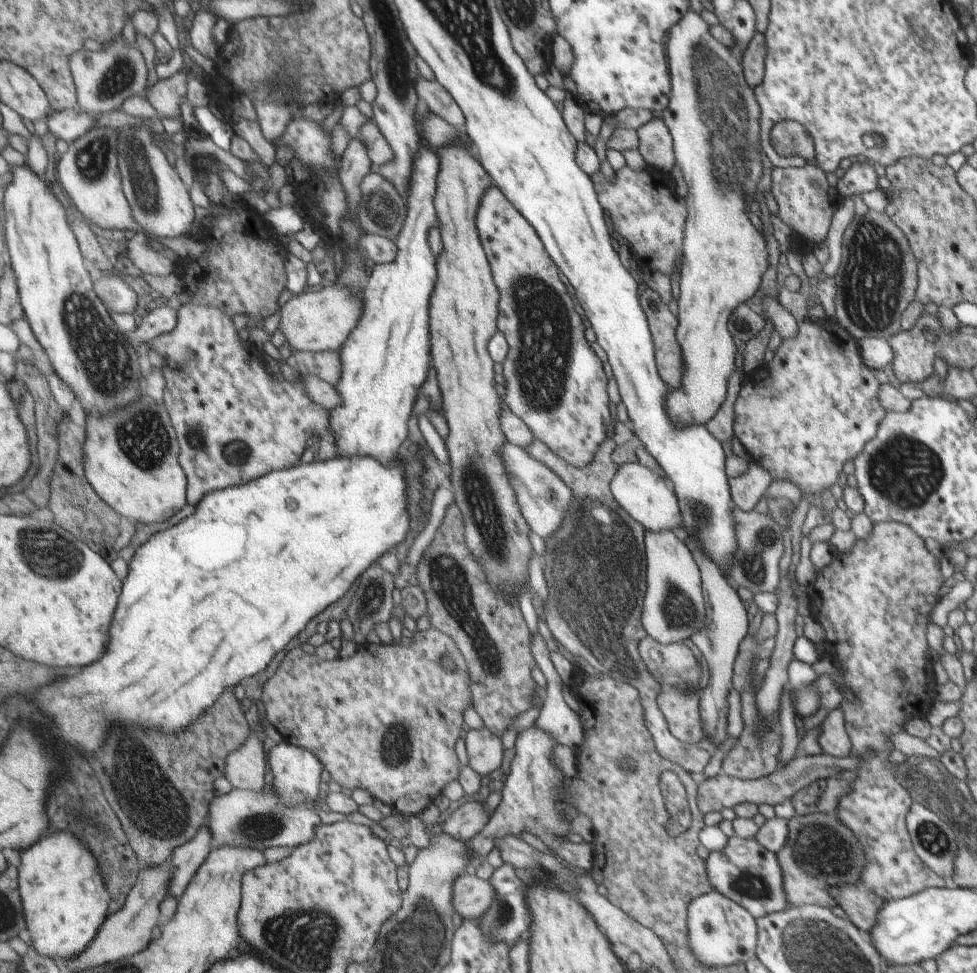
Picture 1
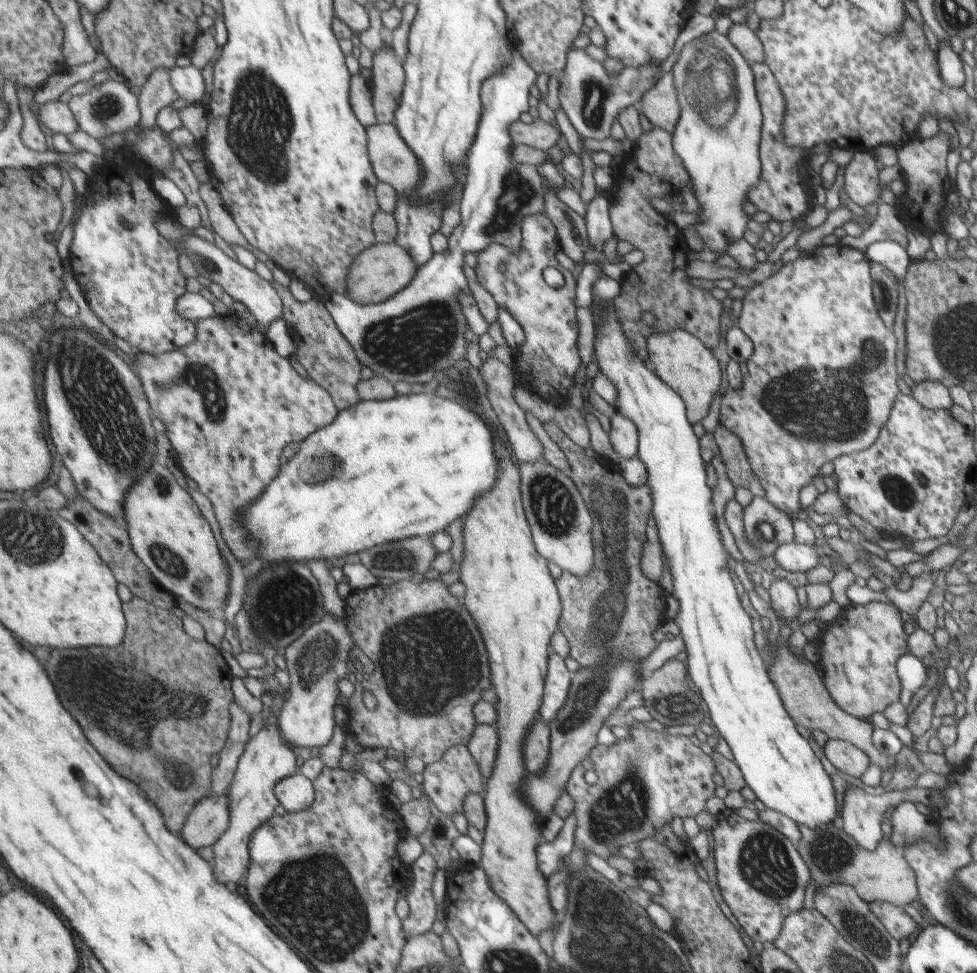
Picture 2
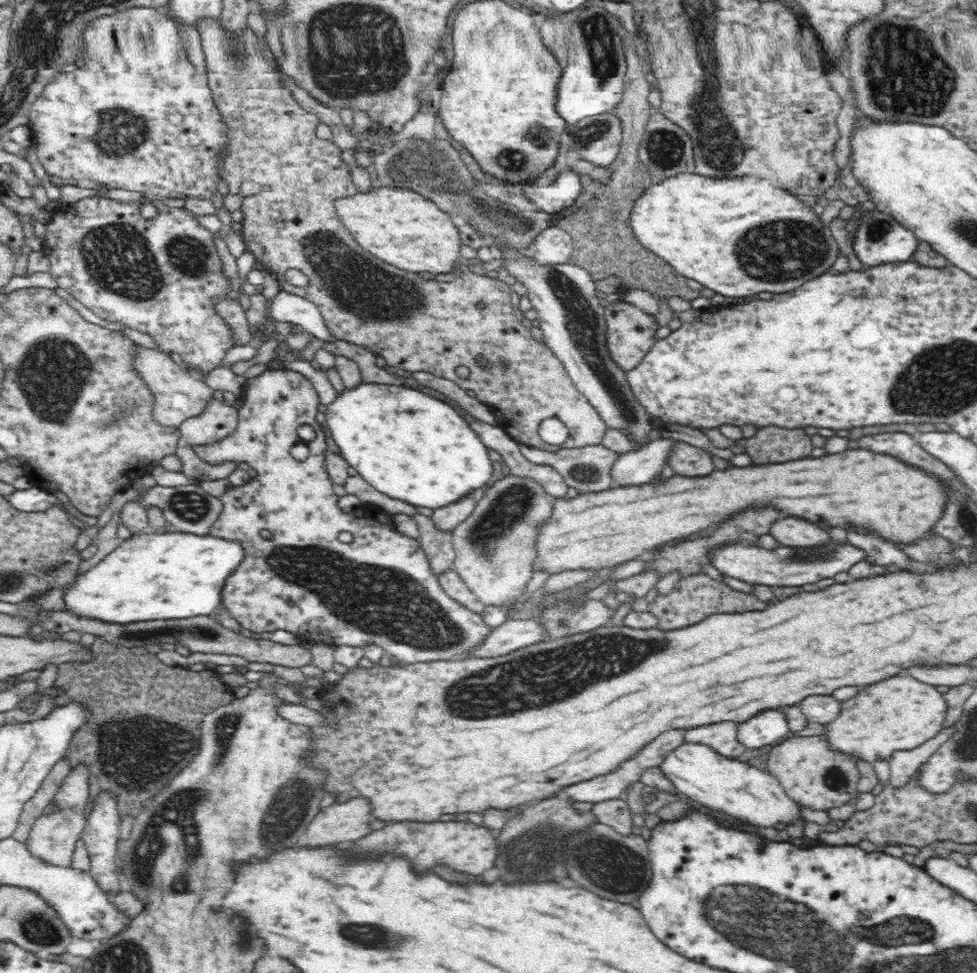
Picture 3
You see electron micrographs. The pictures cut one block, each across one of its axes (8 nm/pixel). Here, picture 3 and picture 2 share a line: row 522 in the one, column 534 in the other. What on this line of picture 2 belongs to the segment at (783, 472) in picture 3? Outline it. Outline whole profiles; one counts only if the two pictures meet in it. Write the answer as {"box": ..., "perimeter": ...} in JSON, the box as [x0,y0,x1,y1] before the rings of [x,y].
{"box":[458,433,562,936],"perimeter":[[[495,433],[496,464],[499,466],[499,476],[495,486],[481,495],[473,502],[473,512],[467,512],[463,516],[463,554],[459,564],[458,582],[464,586],[462,598],[465,608],[473,612],[473,620],[477,620],[477,628],[481,628],[481,636],[485,636],[485,648],[489,648],[489,664],[491,664],[491,683],[495,689],[498,703],[495,705],[497,712],[495,726],[498,734],[498,747],[496,759],[492,768],[491,776],[485,781],[487,793],[484,797],[484,813],[486,825],[483,830],[484,837],[480,847],[480,859],[477,864],[484,869],[495,891],[519,919],[525,923],[525,928],[537,936],[542,930],[547,930],[555,921],[555,912],[548,896],[548,888],[545,888],[545,880],[541,874],[538,862],[535,862],[535,844],[539,840],[537,830],[537,818],[535,813],[528,807],[524,797],[519,794],[523,784],[523,742],[529,724],[541,706],[541,692],[544,692],[543,676],[547,662],[547,646],[549,638],[557,628],[557,618],[562,608],[559,608],[559,596],[553,584],[553,578],[549,576],[549,570],[545,566],[545,559],[534,547],[531,531],[524,515],[523,501],[520,497],[520,469],[513,460],[509,450],[501,438]]]}

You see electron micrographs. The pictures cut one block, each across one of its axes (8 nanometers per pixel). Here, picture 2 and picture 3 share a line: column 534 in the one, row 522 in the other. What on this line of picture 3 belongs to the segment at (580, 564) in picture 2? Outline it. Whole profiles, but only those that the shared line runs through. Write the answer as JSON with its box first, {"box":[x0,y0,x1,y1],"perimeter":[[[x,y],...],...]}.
{"box":[452,474,558,606],"perimeter":[[[508,474],[501,479],[498,479],[491,484],[485,491],[482,498],[476,503],[474,512],[456,525],[456,528],[452,530],[452,544],[455,550],[455,559],[453,560],[453,570],[460,575],[460,578],[466,583],[469,590],[477,596],[477,599],[487,606],[496,605],[500,602],[503,604],[514,604],[516,598],[522,596],[525,592],[526,585],[530,582],[533,577],[533,561],[536,560],[536,528],[540,528],[540,524],[544,524],[544,520],[548,520],[548,512],[552,512],[552,500],[556,500],[558,497],[550,496],[549,492],[540,484],[537,480],[534,480],[531,476],[518,476],[517,474]]]}

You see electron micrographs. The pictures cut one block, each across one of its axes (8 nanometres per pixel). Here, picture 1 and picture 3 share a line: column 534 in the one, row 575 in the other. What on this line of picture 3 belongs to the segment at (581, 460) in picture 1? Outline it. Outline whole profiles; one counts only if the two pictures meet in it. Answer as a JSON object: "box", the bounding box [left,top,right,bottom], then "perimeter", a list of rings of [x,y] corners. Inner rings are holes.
{"box":[195,370,491,664],"perimeter":[[[266,370],[264,374],[260,374],[254,380],[248,380],[246,386],[246,394],[244,394],[244,406],[238,409],[239,419],[234,433],[226,438],[219,440],[217,443],[211,445],[203,445],[195,447],[198,456],[209,462],[210,464],[218,464],[218,462],[247,462],[251,468],[256,470],[256,476],[251,478],[246,484],[242,486],[231,486],[219,498],[222,501],[223,509],[220,513],[219,519],[212,524],[209,530],[209,535],[219,537],[220,539],[236,541],[240,543],[245,550],[246,558],[242,558],[241,564],[233,570],[234,574],[229,574],[224,584],[224,590],[221,590],[221,604],[225,610],[229,612],[241,626],[251,630],[258,635],[261,632],[274,632],[274,630],[288,630],[294,632],[302,641],[310,640],[314,643],[330,644],[337,646],[362,646],[366,647],[368,644],[379,644],[386,652],[386,655],[402,660],[405,664],[414,664],[421,662],[440,661],[440,660],[456,660],[461,661],[466,659],[467,652],[478,647],[484,639],[487,638],[491,632],[491,628],[484,623],[480,613],[474,612],[469,608],[461,606],[457,600],[450,599],[444,587],[439,583],[439,575],[437,575],[430,568],[429,558],[426,556],[420,540],[412,539],[408,536],[402,535],[398,532],[393,524],[388,520],[380,518],[383,509],[374,506],[368,512],[368,516],[362,516],[362,505],[356,506],[350,512],[344,512],[339,505],[340,497],[334,493],[332,489],[332,481],[326,470],[324,460],[326,459],[326,437],[324,436],[324,425],[316,420],[318,414],[318,404],[320,404],[319,395],[314,390],[313,384],[302,374],[293,370]],[[302,425],[308,425],[316,431],[316,438],[314,440],[302,440],[298,436],[298,429]],[[297,444],[305,444],[309,448],[309,455],[305,460],[299,461],[295,459],[290,450]],[[261,530],[270,530],[272,532],[272,540],[262,538]],[[341,532],[351,532],[354,535],[354,542],[352,544],[342,544],[339,540]]]}

